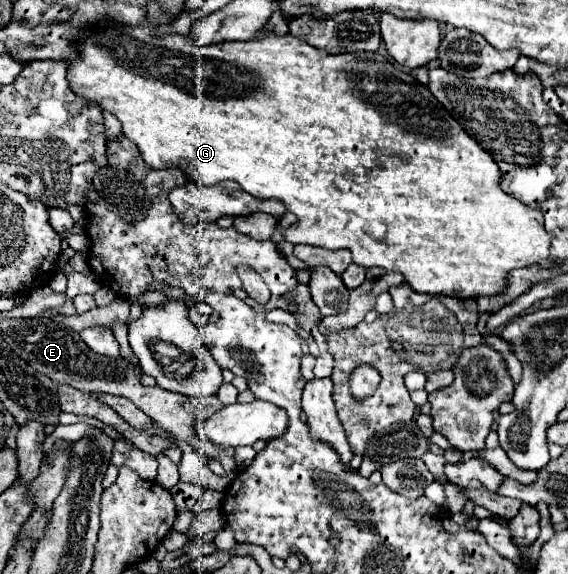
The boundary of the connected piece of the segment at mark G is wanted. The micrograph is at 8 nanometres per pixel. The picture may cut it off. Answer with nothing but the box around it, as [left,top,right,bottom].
[69,21,549,299]

